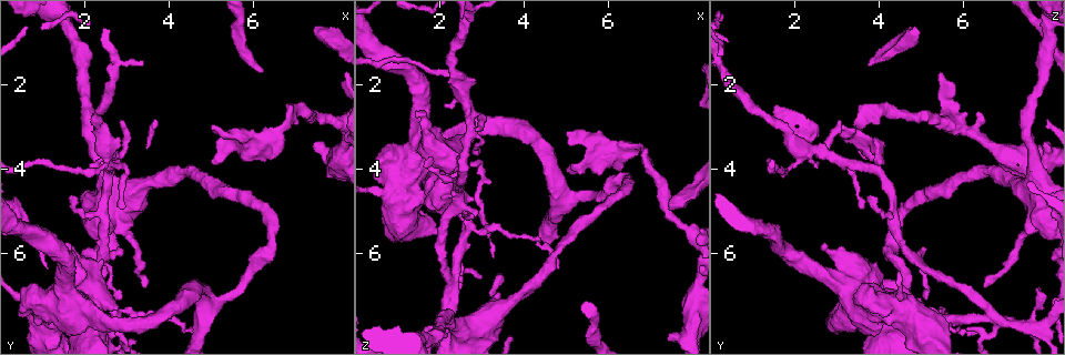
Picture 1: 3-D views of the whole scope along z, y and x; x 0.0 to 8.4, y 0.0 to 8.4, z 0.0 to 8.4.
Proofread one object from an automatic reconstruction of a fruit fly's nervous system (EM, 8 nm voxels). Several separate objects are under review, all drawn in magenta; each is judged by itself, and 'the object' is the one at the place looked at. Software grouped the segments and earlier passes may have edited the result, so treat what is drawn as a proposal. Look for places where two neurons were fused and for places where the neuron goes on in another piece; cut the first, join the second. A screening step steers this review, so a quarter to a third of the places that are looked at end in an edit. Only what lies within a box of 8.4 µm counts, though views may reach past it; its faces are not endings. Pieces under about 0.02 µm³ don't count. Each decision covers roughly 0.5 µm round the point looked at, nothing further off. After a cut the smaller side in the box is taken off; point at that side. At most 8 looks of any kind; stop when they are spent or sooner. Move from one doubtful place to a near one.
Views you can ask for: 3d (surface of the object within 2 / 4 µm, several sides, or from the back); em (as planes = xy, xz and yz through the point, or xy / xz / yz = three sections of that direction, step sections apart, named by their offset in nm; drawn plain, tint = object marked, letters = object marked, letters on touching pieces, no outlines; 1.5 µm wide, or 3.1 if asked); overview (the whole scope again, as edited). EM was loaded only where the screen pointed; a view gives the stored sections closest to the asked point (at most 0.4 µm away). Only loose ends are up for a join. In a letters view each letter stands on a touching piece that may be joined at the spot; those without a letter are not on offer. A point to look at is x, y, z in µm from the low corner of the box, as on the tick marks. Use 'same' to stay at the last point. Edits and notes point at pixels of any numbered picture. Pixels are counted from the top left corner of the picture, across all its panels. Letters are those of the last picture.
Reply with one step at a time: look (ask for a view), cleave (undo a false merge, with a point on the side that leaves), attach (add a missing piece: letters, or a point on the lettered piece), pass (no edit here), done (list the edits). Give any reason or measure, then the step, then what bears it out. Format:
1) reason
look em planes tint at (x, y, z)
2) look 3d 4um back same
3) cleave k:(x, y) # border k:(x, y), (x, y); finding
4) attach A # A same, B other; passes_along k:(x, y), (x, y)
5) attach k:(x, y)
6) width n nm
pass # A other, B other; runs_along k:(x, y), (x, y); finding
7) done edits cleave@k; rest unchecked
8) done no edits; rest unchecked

branch stops here
look em planes letters at (7.45, 0.70, 4.90)

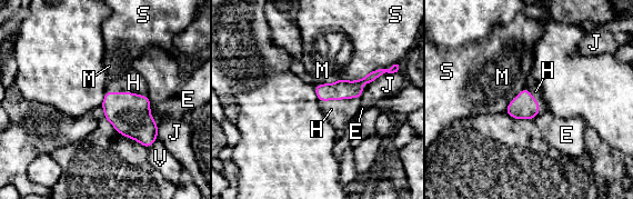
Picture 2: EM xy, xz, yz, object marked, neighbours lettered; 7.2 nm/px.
attach H # E other, H same, J other, M other, S other, V other; it goes on there

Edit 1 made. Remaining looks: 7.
see it whole again
look overview

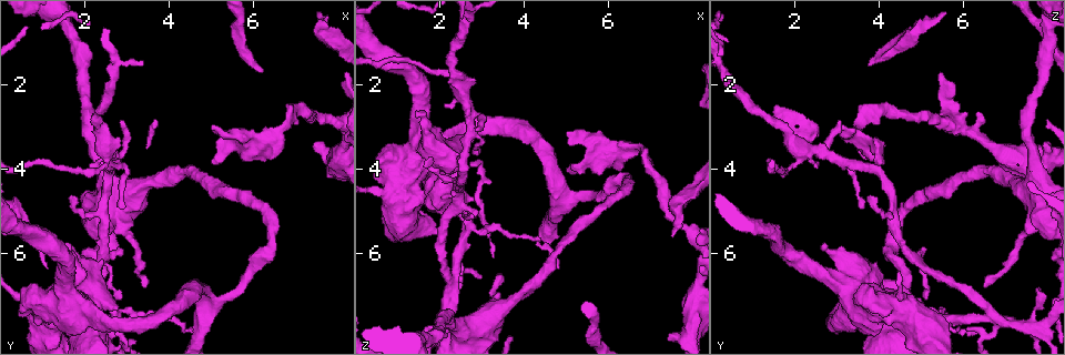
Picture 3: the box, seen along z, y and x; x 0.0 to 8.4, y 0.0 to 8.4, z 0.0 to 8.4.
branch stops here
look em xy step 8 letters at (5.05, 3.85, 4.10)

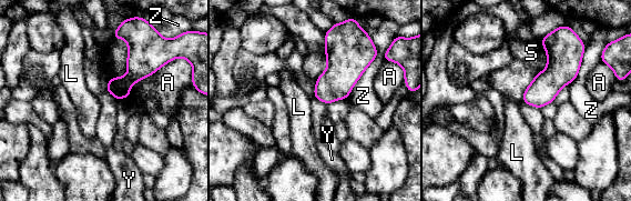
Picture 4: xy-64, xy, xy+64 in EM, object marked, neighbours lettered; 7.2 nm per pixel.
pass # A other, L other, S other, Y other, Z other; border 4:(540, 39), (546, 67), (536, 74); no lettered piece goes on from it

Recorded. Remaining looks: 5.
calibre changes
look em planes plain at (2.35, 7.55, 6.80)

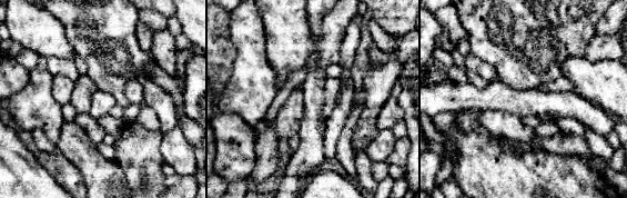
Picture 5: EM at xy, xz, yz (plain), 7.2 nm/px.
look em planes letters same

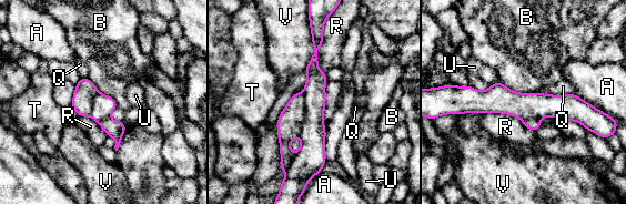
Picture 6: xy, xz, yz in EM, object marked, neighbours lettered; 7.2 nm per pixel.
width 220 nm
cleave 6:(290, 122) # A other, B other, Q other, R other, T other, U other, V other; border 6:(303, 93), (304, 122), (299, 135); two neurons meet here

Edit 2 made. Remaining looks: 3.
done edits attach@2, cleave@6; rest unchecked

